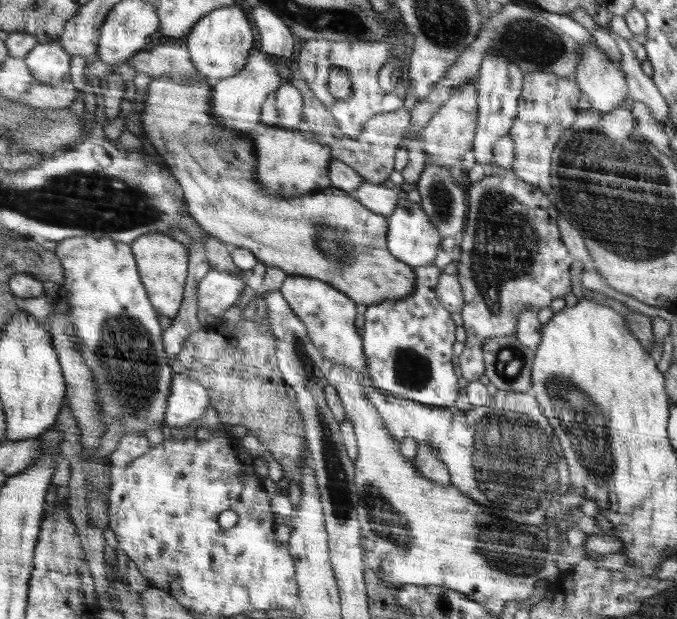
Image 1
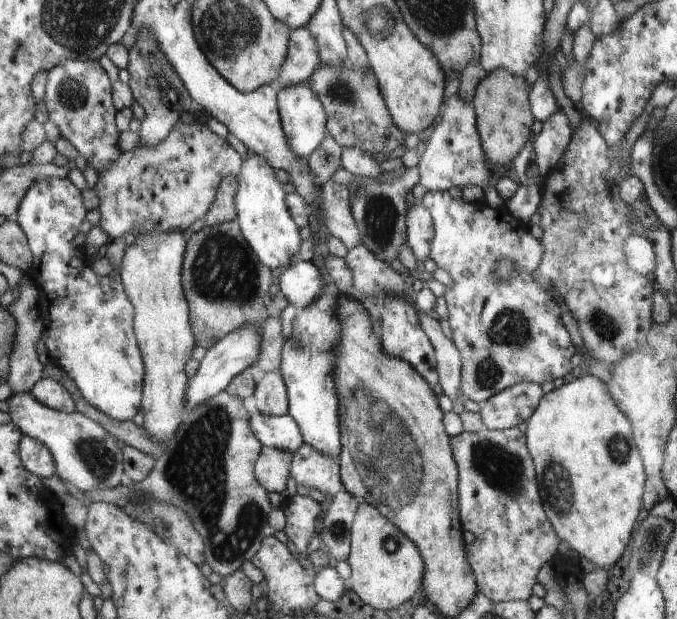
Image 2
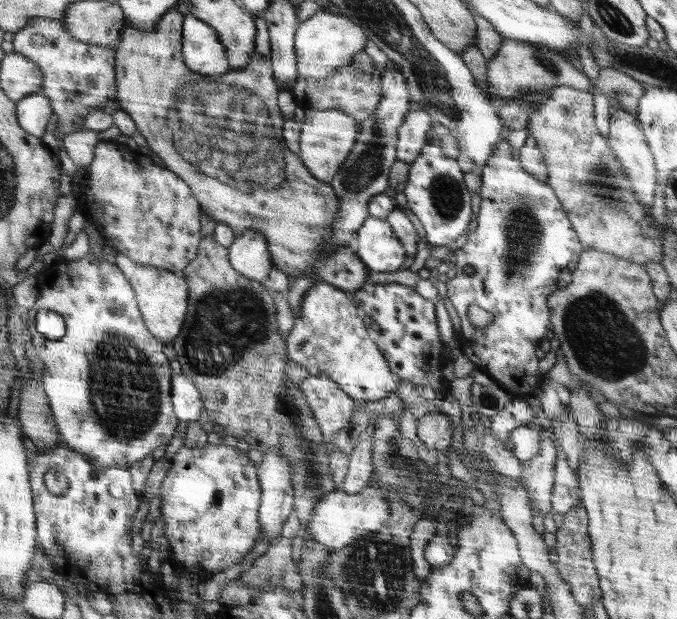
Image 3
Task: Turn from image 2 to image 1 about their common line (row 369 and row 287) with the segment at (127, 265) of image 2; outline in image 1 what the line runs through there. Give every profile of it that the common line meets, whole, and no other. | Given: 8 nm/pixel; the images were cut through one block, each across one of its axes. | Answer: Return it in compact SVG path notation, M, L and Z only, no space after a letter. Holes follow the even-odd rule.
M148 233L139 236L131 243L142 284L146 285L148 296L151 297L156 312L173 319L174 316L179 314L179 308L183 304L187 284L186 272L190 272L184 246L180 242L176 242L176 239L163 233Z

